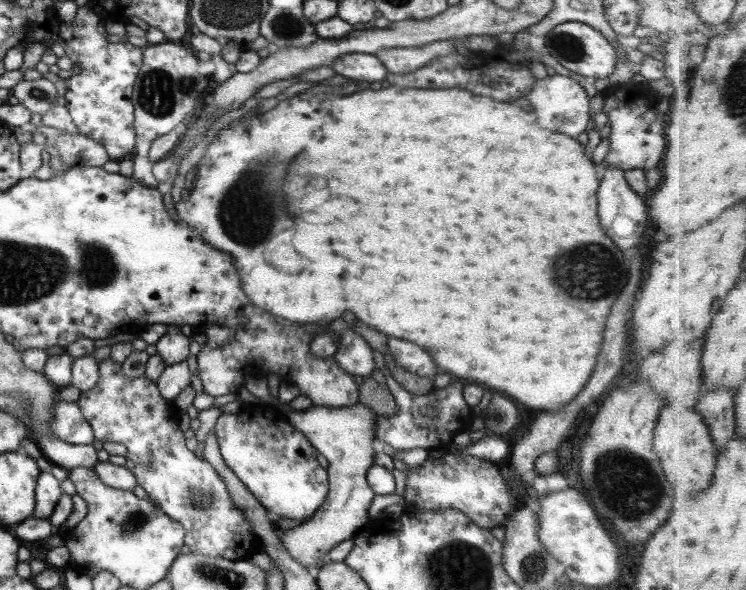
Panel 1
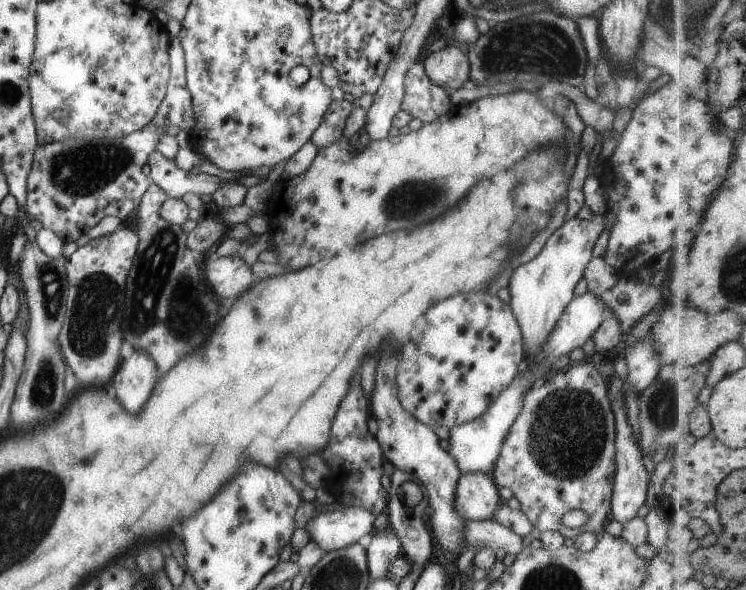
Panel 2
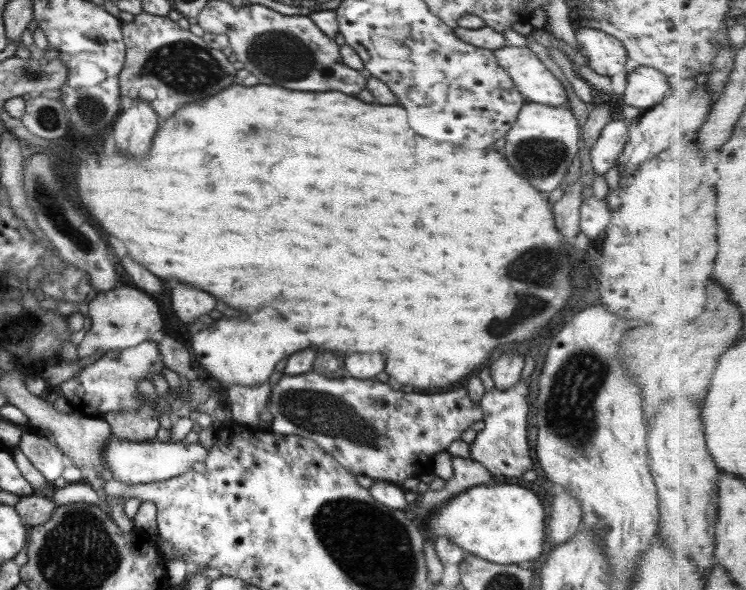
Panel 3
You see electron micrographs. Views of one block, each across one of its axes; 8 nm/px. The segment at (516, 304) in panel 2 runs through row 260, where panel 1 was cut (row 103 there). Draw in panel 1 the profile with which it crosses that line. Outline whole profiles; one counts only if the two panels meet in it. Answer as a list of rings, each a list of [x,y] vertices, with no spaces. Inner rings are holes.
[[[548,76],[542,80],[536,80],[536,84],[531,86],[530,94],[526,94],[525,98],[532,105],[532,112],[536,116],[536,122],[546,128],[546,130],[554,130],[558,134],[566,134],[566,136],[577,137],[586,131],[590,120],[590,99],[584,87],[570,77]]]

